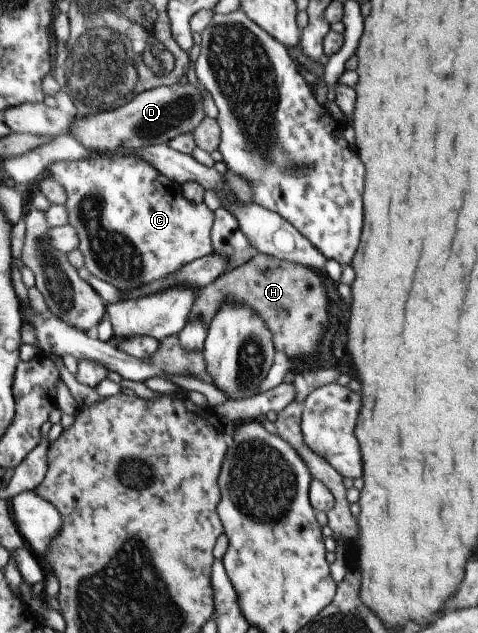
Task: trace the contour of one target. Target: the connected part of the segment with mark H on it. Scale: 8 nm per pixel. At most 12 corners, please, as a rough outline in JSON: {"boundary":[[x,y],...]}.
{"boundary":[[263,254],[198,289],[188,320],[247,304],[288,358],[315,349],[327,299],[314,270]]}

